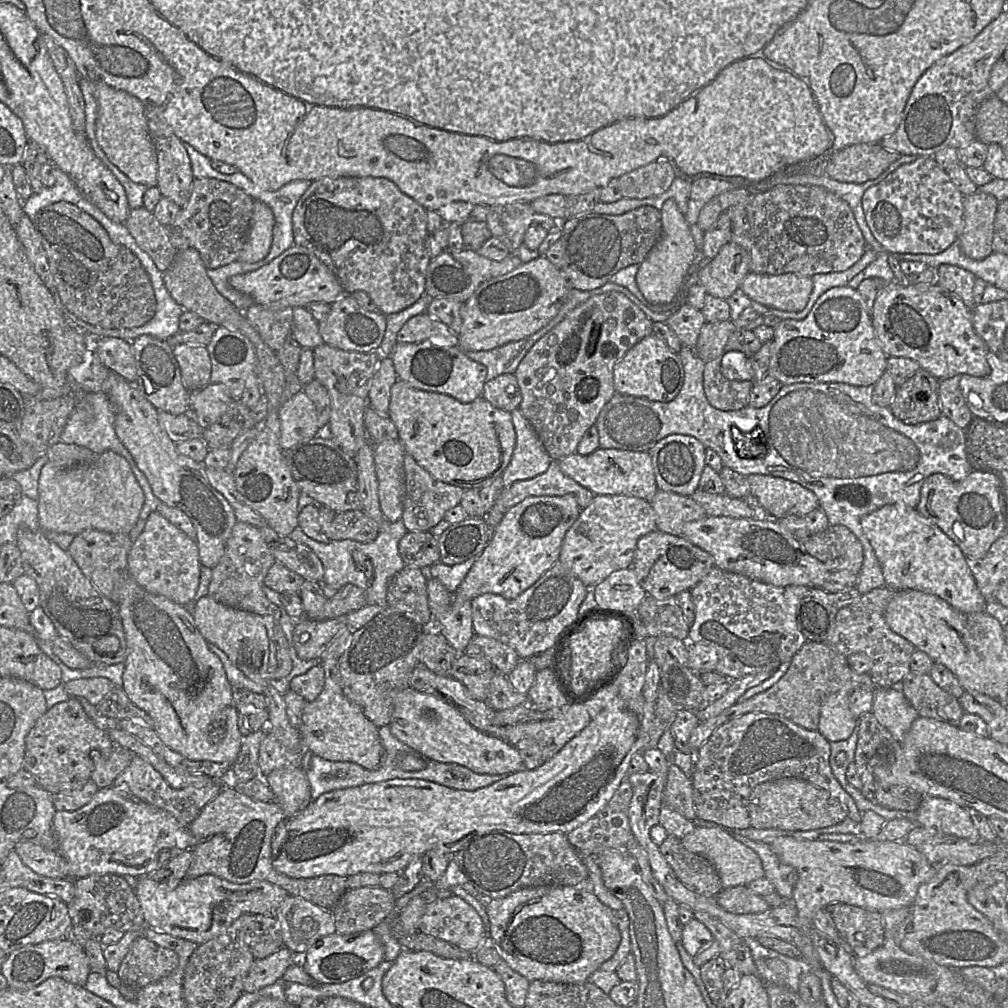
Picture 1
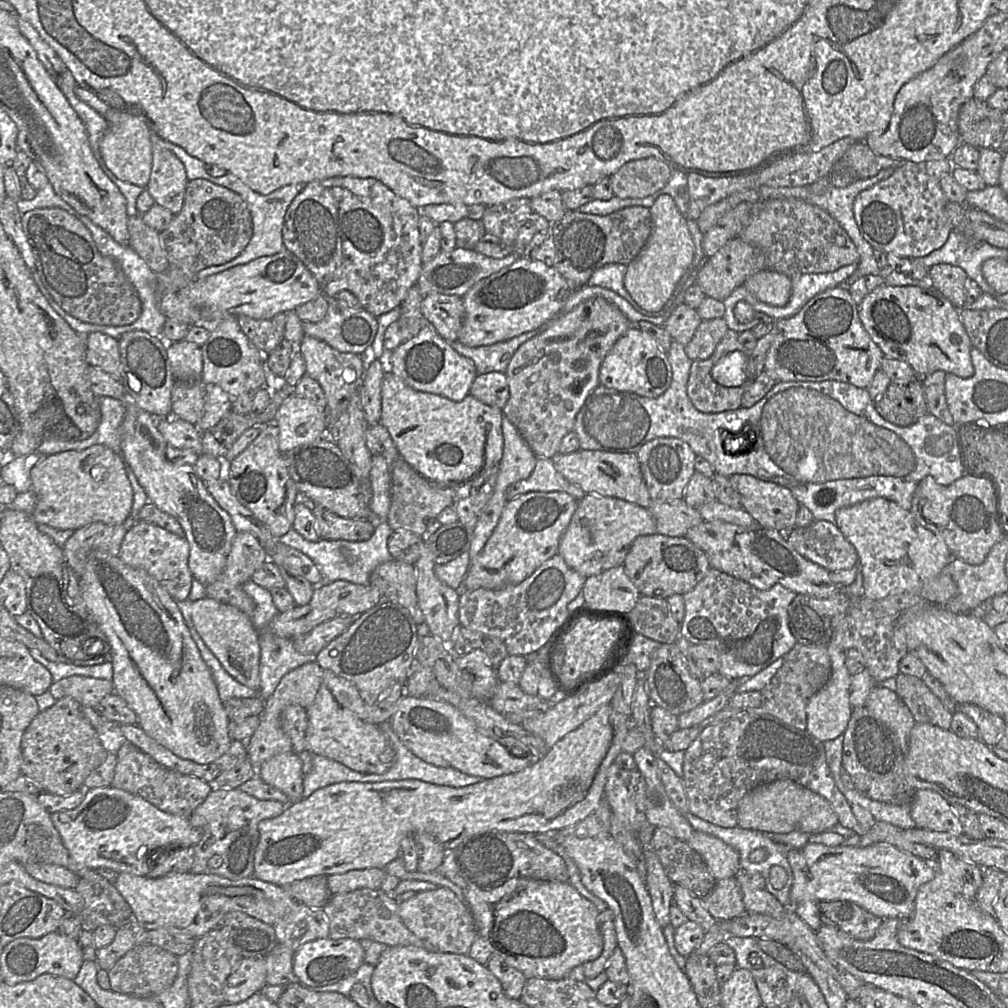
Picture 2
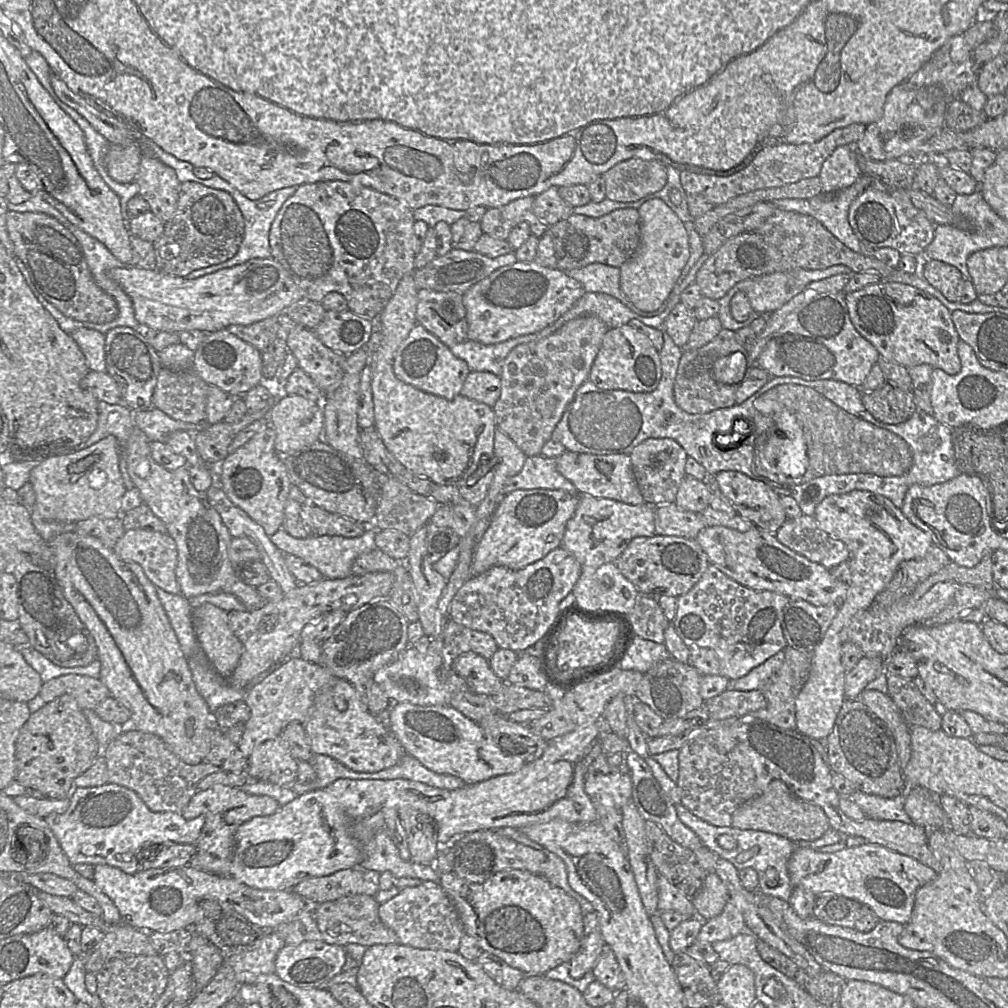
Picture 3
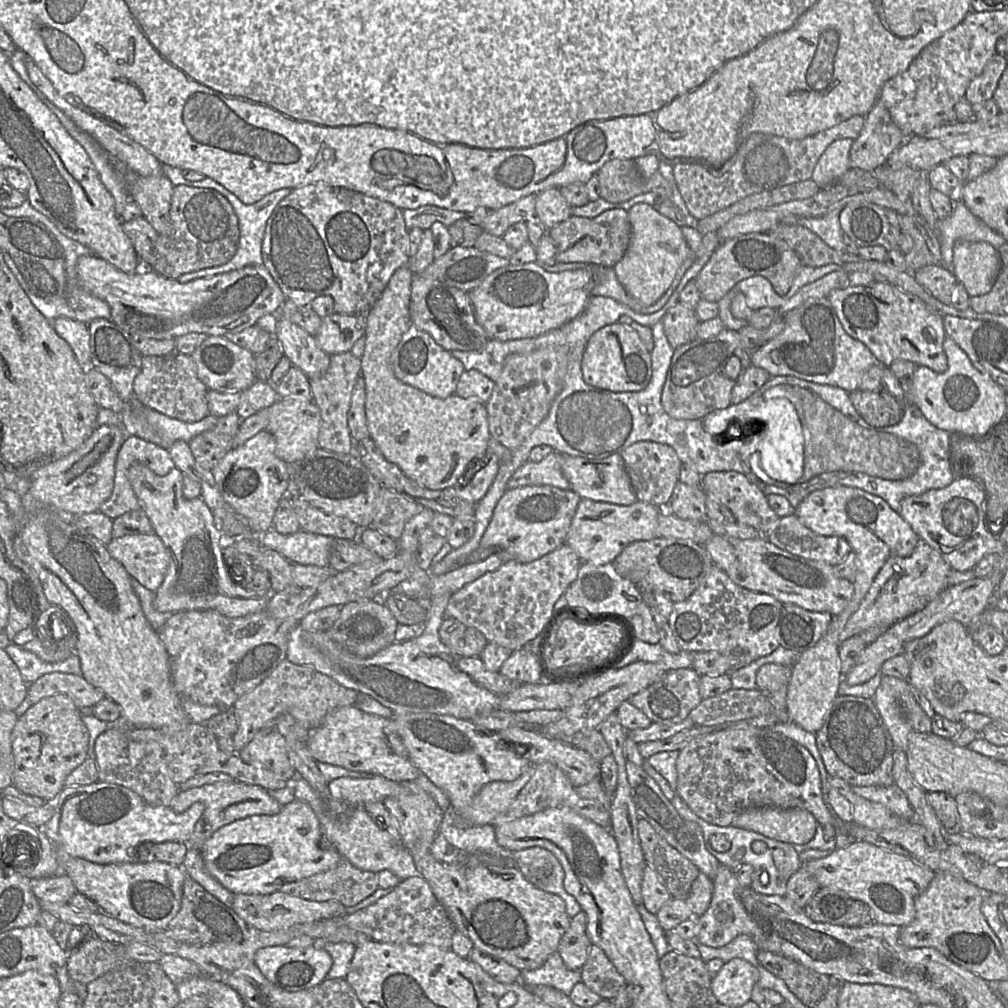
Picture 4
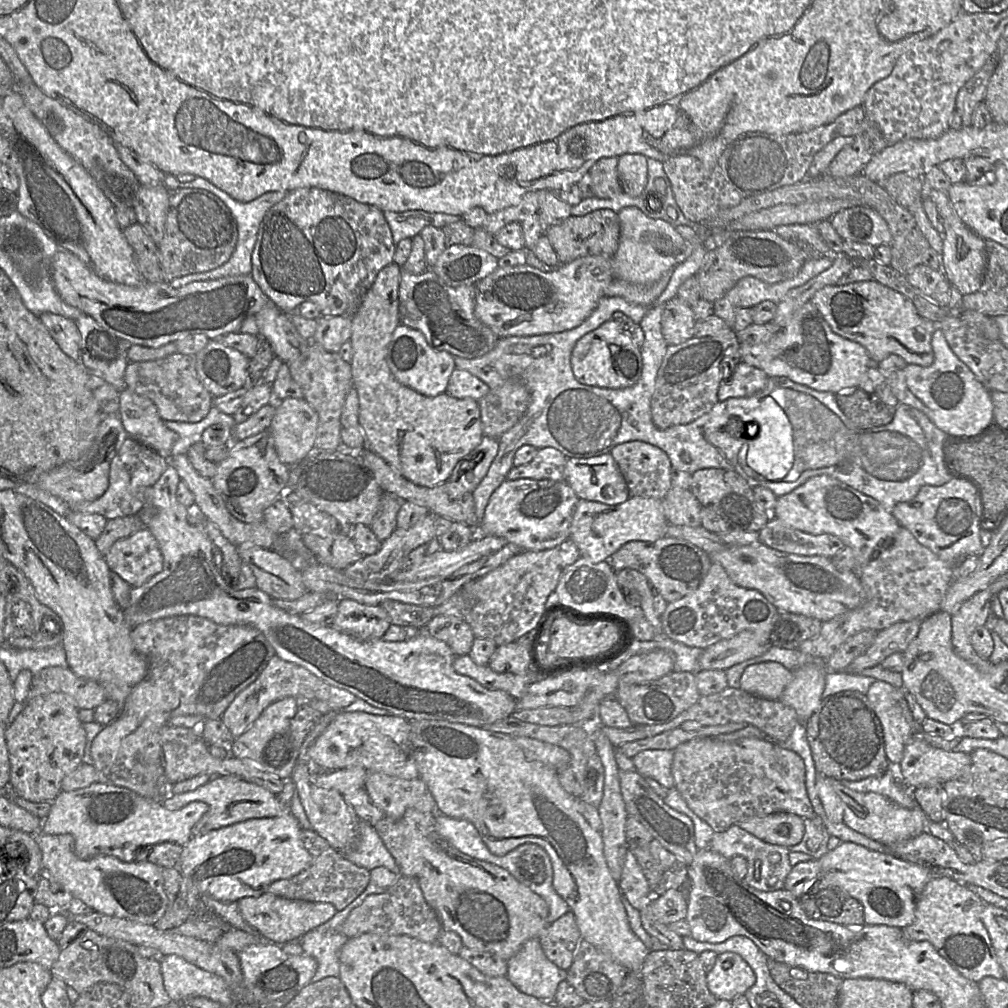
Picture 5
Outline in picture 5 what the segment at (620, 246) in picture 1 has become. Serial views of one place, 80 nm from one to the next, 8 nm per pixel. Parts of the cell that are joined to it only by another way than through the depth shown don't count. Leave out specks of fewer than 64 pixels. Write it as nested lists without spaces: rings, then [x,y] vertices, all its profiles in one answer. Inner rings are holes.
[[[601,208],[582,216],[570,215],[563,222],[547,227],[544,234],[556,252],[559,264],[588,255],[612,257],[618,248],[620,238],[618,213]]]

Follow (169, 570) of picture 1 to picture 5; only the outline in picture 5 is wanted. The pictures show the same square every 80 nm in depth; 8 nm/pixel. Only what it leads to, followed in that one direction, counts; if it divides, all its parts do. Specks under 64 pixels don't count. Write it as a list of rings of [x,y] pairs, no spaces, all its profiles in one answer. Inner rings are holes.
[[[146,526],[114,542],[105,554],[105,560],[110,571],[131,587],[144,584],[163,569],[158,541]]]

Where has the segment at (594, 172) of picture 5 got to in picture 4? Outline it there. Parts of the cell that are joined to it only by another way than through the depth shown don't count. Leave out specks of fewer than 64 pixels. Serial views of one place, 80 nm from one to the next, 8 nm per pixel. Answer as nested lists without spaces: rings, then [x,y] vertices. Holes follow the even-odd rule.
[[[612,159],[597,172],[600,197],[612,203],[625,202],[631,198],[658,188],[664,180],[657,170],[648,178],[643,178],[634,159]]]

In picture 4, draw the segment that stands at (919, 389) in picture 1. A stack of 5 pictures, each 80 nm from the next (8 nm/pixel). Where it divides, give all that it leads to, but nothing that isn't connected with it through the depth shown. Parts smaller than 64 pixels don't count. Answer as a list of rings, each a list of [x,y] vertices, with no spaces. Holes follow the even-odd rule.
[[[882,389],[849,393],[850,401],[861,418],[872,427],[893,426],[904,415],[905,403],[898,402]]]

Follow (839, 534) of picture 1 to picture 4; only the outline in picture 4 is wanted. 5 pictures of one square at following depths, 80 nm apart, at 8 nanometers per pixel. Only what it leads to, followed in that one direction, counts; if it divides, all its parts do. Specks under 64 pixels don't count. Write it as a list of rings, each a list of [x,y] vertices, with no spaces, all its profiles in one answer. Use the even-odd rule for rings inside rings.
[[[795,514],[780,517],[778,525],[764,536],[794,555],[824,561],[832,566],[840,563],[851,551],[843,537],[819,535],[806,527]]]

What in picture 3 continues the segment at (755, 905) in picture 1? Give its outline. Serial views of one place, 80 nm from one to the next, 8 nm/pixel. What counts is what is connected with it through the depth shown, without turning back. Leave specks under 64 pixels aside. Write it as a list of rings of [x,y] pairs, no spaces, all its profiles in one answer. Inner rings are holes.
[[[708,873],[700,890],[691,898],[699,919],[718,916],[730,898],[728,888],[715,873]]]

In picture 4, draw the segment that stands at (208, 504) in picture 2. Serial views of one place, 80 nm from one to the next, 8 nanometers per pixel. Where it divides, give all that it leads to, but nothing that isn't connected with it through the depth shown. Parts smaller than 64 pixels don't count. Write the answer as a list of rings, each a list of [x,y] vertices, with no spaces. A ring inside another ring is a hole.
[[[133,463],[128,470],[128,479],[153,527],[153,533],[161,538],[170,553],[170,564],[161,586],[154,593],[153,606],[162,613],[177,613],[187,610],[212,610],[229,618],[239,618],[263,611],[270,594],[258,594],[236,584],[223,558],[223,533],[217,526],[215,516],[201,497],[186,499],[182,486],[184,474],[174,467],[167,475],[158,476],[141,463]]]

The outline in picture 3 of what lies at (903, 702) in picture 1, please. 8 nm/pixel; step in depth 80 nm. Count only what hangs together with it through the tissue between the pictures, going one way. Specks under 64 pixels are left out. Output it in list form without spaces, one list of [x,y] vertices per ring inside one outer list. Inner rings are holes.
[[[864,690],[857,699],[882,718],[891,729],[899,765],[903,770],[911,756],[911,726],[905,721],[889,694],[877,690]]]

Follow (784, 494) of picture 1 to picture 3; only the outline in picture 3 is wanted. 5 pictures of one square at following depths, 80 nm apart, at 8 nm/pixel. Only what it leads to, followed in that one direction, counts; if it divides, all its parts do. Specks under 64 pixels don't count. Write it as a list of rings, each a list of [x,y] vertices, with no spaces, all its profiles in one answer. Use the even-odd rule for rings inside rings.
[[[722,471],[711,478],[731,501],[736,513],[754,526],[775,533],[788,519],[780,495],[763,481],[738,471]]]

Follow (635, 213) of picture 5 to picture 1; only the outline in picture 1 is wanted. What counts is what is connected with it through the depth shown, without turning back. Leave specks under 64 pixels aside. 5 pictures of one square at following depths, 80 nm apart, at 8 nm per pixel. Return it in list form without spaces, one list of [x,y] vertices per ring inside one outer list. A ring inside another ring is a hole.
[[[672,198],[667,199],[660,212],[662,234],[647,257],[639,264],[635,278],[643,298],[650,304],[666,304],[674,298],[695,258],[696,249],[690,224],[679,211],[676,201]]]

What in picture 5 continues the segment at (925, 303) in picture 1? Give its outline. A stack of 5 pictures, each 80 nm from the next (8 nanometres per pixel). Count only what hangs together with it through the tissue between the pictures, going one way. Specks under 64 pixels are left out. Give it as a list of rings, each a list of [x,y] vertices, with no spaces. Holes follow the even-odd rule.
[[[875,280],[826,286],[810,302],[836,334],[862,345],[872,364],[890,355],[901,357],[908,365],[929,367],[934,362],[932,335],[937,325],[919,316],[907,297]]]

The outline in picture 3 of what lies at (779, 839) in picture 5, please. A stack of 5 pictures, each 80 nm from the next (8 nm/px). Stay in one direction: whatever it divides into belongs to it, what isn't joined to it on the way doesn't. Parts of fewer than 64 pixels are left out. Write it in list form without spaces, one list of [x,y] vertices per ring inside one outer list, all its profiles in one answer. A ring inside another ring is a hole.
[[[773,780],[761,795],[740,805],[733,813],[731,826],[773,833],[792,842],[816,840],[830,829],[823,809],[797,797],[781,780]]]

